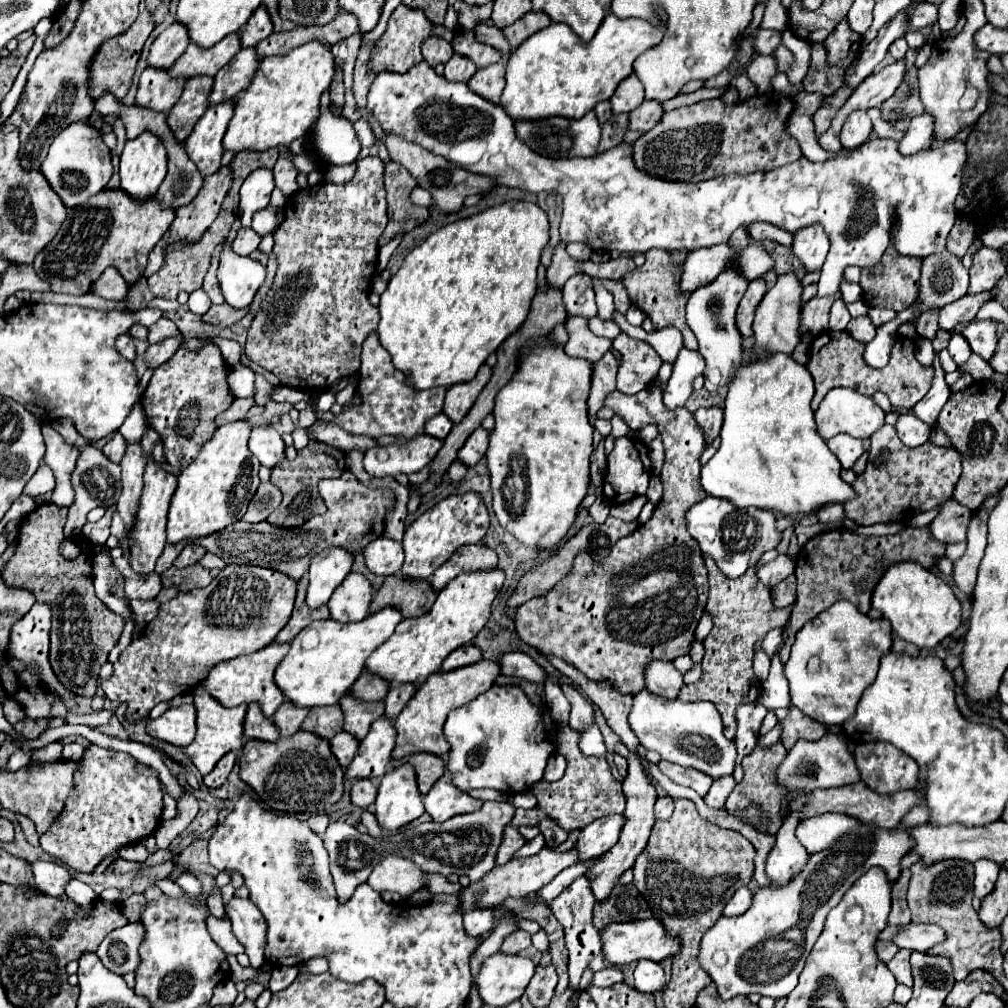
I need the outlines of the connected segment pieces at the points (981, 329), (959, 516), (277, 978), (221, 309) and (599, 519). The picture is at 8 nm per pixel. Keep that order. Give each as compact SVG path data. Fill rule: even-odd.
M993 320L973 322L961 334L969 342L973 354L979 354L985 362L991 360L997 346L997 322Z
M953 498L943 502L939 508L941 508L939 516L929 524L933 536L945 544L965 542L967 540L967 524L969 524L973 512L965 506L961 506L959 502L955 502Z
M279 966L273 968L271 972L271 980L269 980L269 990L271 992L281 992L285 990L299 974L299 968L291 968L291 966Z
M221 304L221 306L211 306L211 308L207 310L207 314L201 316L201 320L207 322L207 324L223 326L223 328L225 328L225 326L233 326L235 322L239 322L239 320L245 316L245 312L247 312L247 308L243 308L243 310L233 310L231 306Z
M599 496L597 500L595 500L595 504L589 508L589 514L591 514L591 518L593 518L593 522L595 524L603 524L605 520L607 520L607 516L609 516L609 506L605 504L605 500Z

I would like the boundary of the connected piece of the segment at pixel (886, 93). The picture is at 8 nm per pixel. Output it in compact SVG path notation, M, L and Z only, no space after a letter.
M899 60L891 66L885 66L879 74L867 76L857 90L849 96L849 100L843 104L839 110L839 126L843 126L845 118L851 114L851 110L867 110L867 108L877 108L881 106L903 82L905 76L905 60Z

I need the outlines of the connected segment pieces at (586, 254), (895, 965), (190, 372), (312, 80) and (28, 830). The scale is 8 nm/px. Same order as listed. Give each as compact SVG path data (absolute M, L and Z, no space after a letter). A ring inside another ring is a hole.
M571 242L566 245L567 253L576 260L589 260L592 249L584 243Z
M899 950L895 954L895 958L891 958L891 962L885 964L893 972L893 976L897 978L897 982L905 984L905 986L913 984L911 968L909 968L909 956L911 956L911 950Z
M205 344L199 352L179 348L169 362L155 368L155 374L141 396L141 406L147 426L163 440L167 464L179 468L189 466L199 448L213 436L215 416L225 412L233 402L225 382L227 374L229 366L225 364L219 348L213 344Z
M315 40L293 48L287 56L263 58L247 90L237 96L233 118L223 136L223 148L231 152L263 152L303 138L319 118L319 98L331 84L333 66L331 50Z
M16 814L16 818L19 824L21 824L21 828L23 828L23 832L25 832L25 838L29 840L29 842L32 842L33 846L39 846L39 834L37 834L37 830L35 830L35 824L29 820L29 818L26 818L26 816L23 816L21 814Z

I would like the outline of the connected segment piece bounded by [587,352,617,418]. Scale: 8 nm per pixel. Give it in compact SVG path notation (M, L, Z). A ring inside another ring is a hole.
M607 352L599 362L593 364L593 386L589 394L589 416L595 418L597 412L603 408L603 402L611 390L615 390L615 376L617 376L617 360L613 352Z

